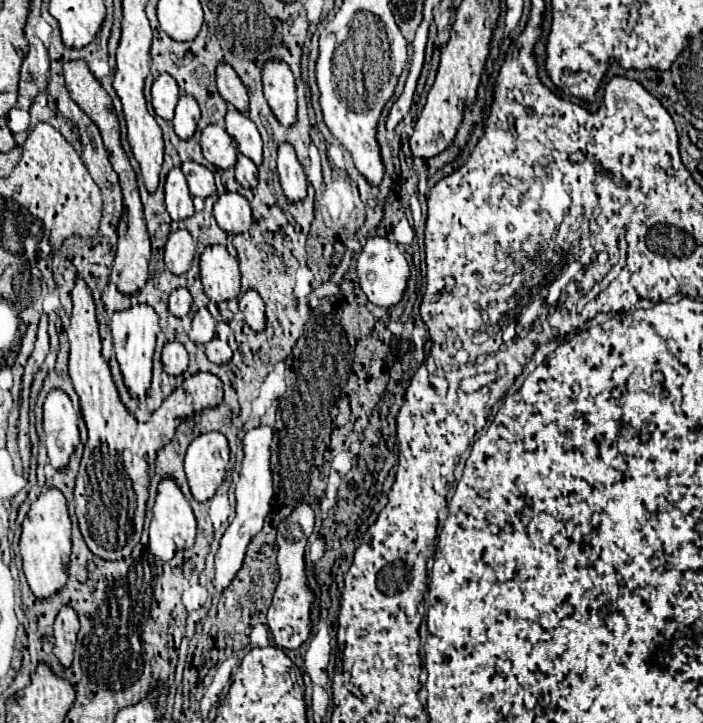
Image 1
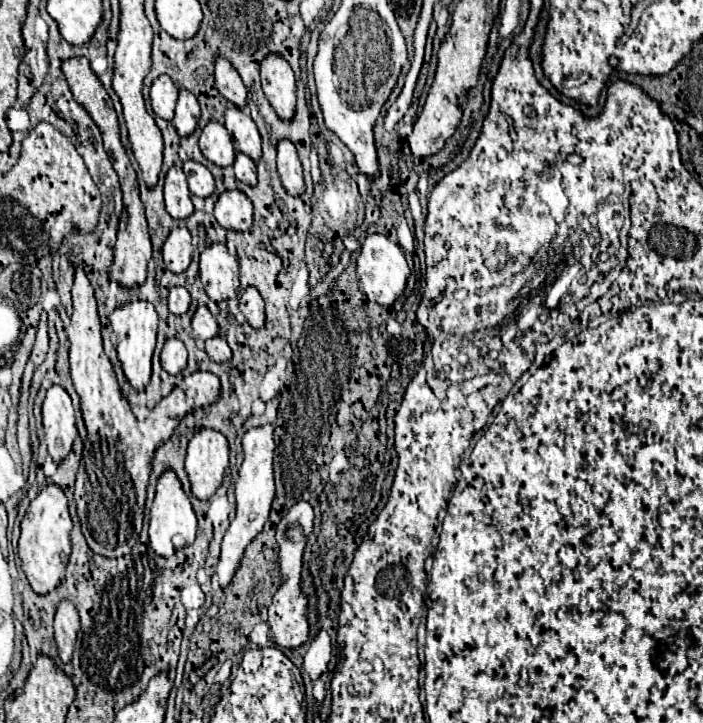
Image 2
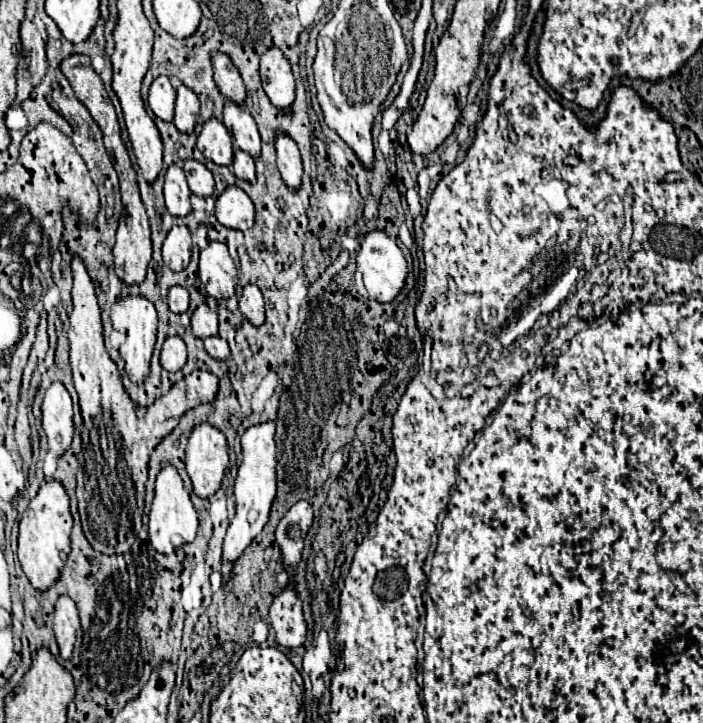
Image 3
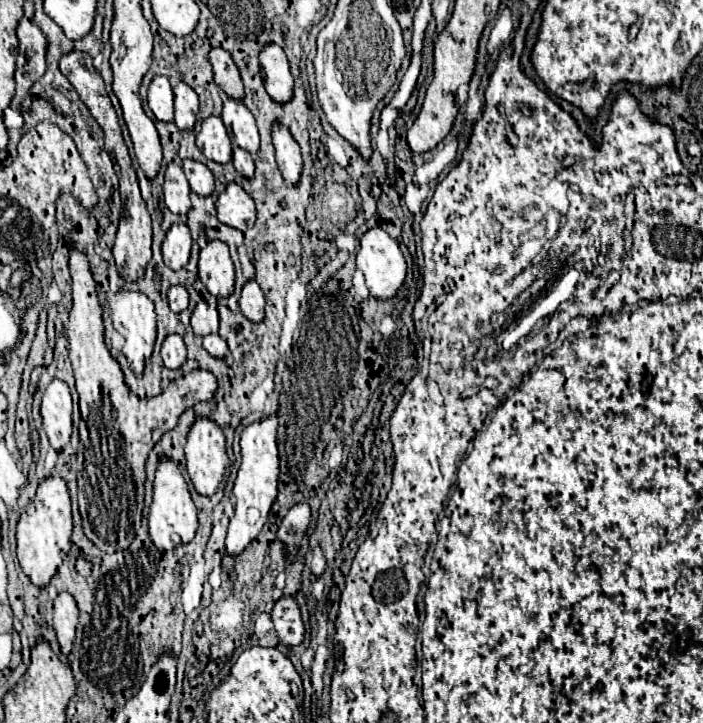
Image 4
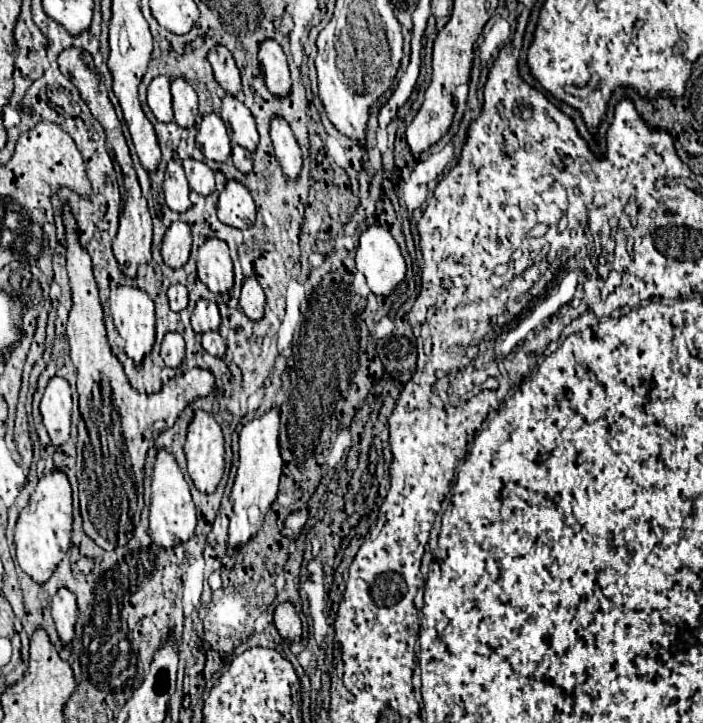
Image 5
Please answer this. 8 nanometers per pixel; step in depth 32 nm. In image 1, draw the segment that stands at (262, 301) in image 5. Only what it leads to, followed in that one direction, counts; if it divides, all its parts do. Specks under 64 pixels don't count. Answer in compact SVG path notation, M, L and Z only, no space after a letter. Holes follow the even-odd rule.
M246 290L242 296L240 296L240 312L244 314L246 318L246 324L260 332L264 330L264 324L266 324L266 316L264 316L264 302L260 298L260 294L256 290Z

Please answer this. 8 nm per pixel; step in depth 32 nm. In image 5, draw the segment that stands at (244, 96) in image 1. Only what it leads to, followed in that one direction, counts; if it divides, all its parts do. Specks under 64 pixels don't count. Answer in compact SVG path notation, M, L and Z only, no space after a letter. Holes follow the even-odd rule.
M214 46L208 52L208 60L212 64L216 82L224 88L224 92L236 96L242 90L242 84L240 84L240 72L236 68L232 52L228 52L228 48L224 46Z

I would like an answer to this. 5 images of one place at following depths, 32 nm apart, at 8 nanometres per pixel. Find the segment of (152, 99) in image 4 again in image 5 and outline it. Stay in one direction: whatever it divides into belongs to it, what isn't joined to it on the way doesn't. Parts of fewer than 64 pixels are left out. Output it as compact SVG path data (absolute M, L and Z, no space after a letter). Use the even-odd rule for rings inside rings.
M156 76L148 86L148 106L156 120L160 122L172 122L172 96L170 96L170 78L168 76Z

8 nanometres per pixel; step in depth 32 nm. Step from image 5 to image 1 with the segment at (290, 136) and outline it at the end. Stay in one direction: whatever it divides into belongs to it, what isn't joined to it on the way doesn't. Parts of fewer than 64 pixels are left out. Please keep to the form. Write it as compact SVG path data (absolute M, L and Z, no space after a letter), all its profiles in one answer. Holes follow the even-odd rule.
M280 144L278 148L278 174L282 190L290 200L302 200L306 196L306 176L292 144Z

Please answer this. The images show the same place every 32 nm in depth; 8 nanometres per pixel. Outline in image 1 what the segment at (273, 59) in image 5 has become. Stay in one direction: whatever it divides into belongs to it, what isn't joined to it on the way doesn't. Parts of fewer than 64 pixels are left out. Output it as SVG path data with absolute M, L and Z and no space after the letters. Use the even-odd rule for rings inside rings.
M268 60L262 72L264 96L274 112L274 116L290 126L296 122L296 86L294 74L282 60Z

